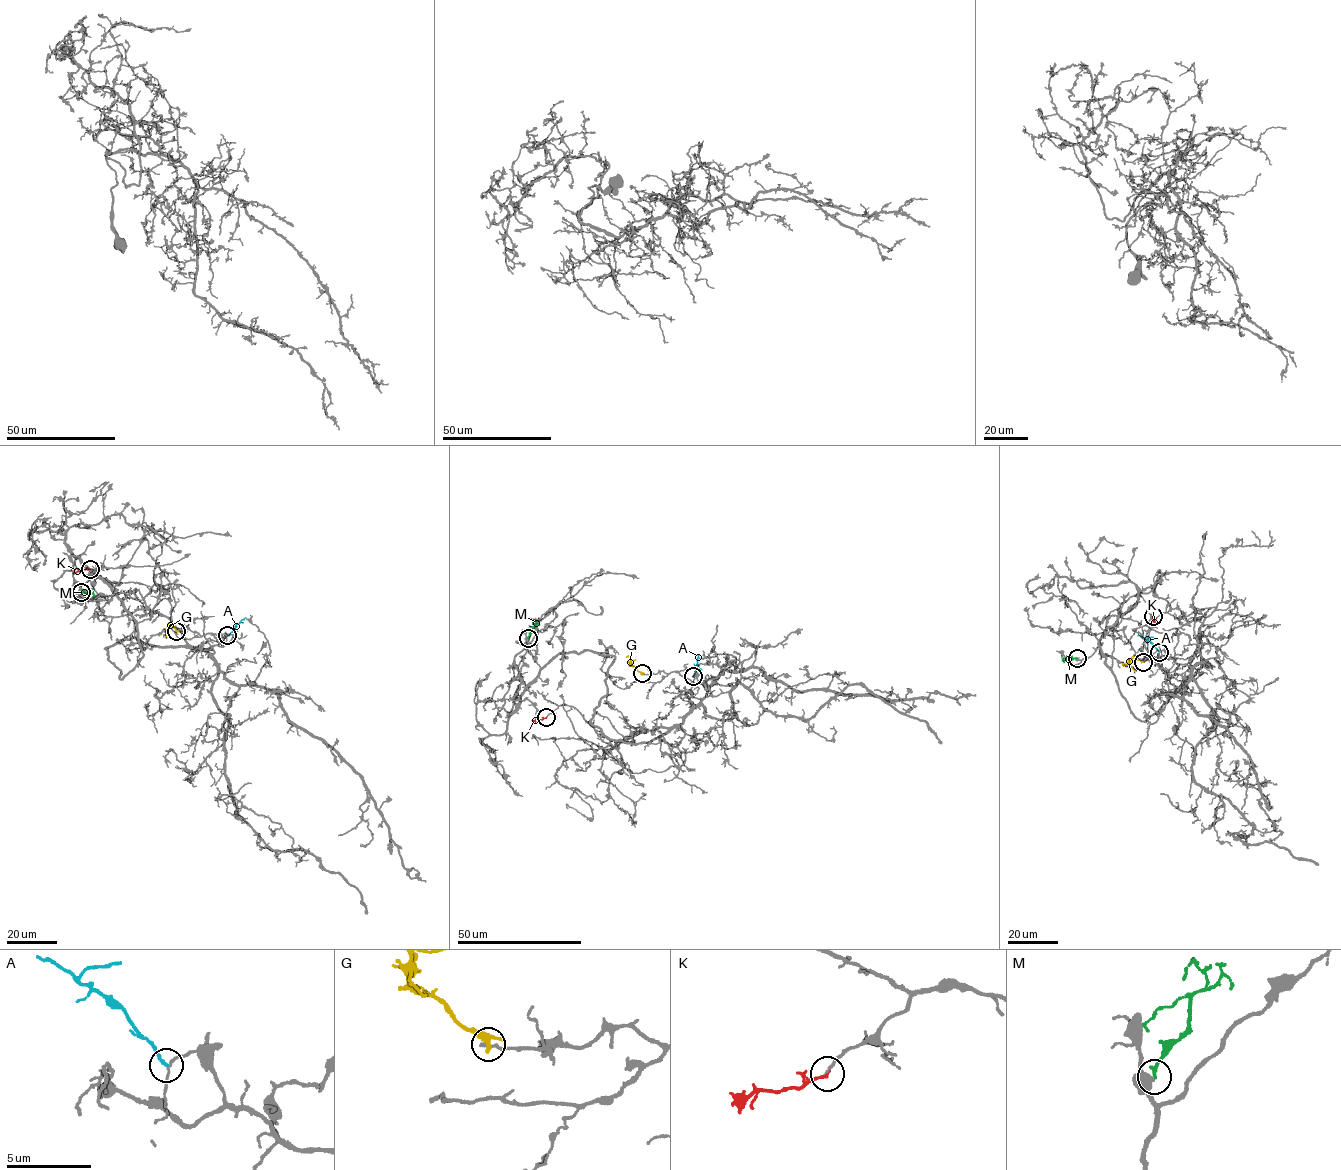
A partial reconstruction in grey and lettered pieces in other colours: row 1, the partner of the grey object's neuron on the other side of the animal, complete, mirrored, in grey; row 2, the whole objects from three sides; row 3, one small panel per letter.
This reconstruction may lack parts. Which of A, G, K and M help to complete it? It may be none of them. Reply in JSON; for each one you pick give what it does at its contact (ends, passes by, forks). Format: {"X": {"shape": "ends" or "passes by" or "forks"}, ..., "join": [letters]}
{"K": {"shape": "ends"}, "join": ["K"]}

